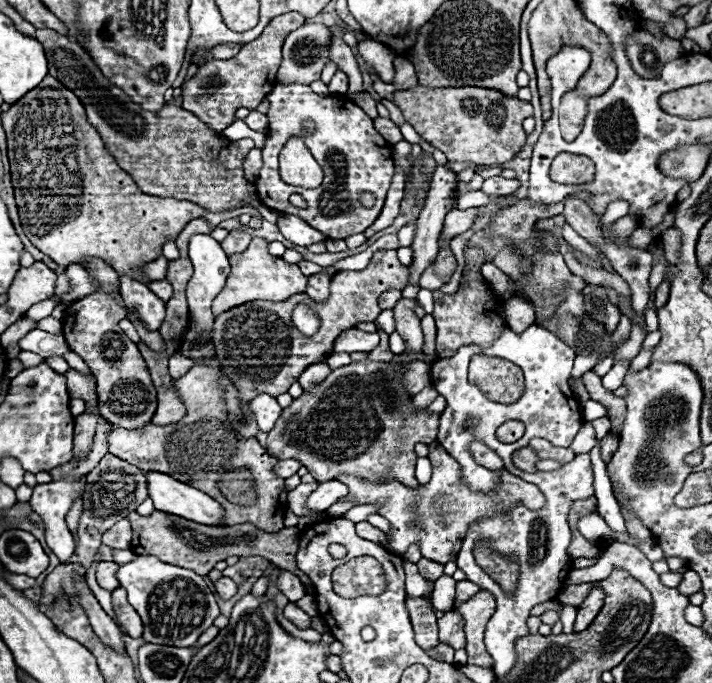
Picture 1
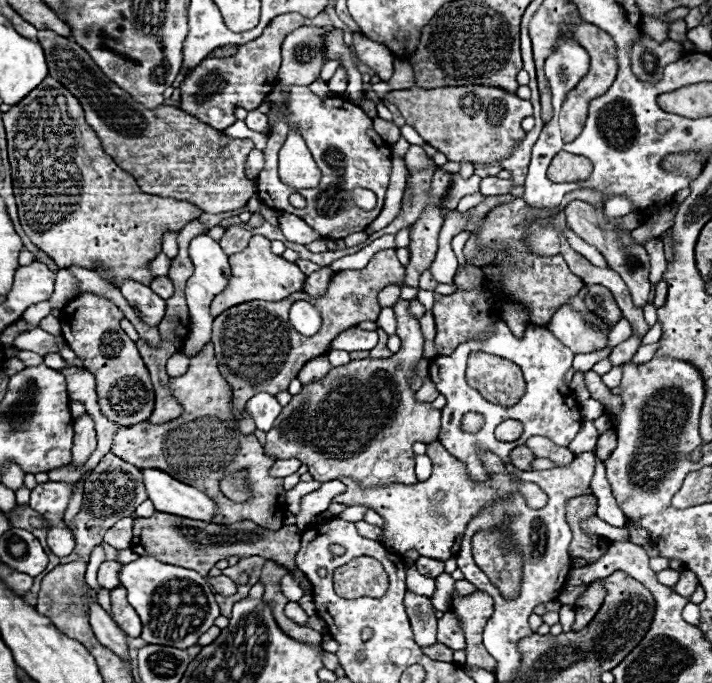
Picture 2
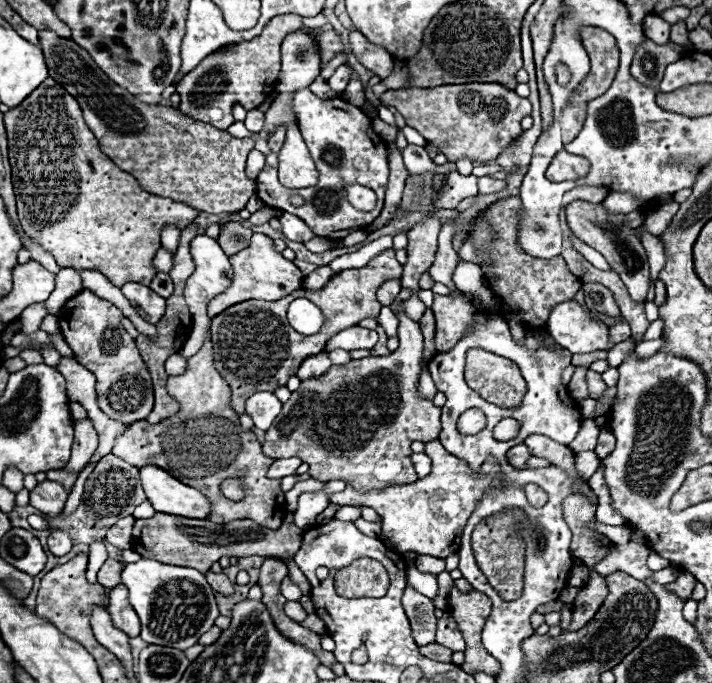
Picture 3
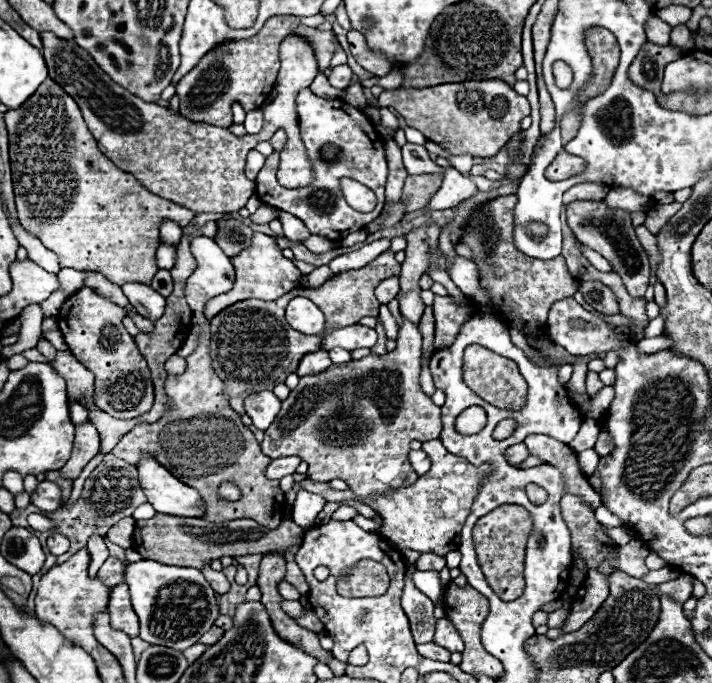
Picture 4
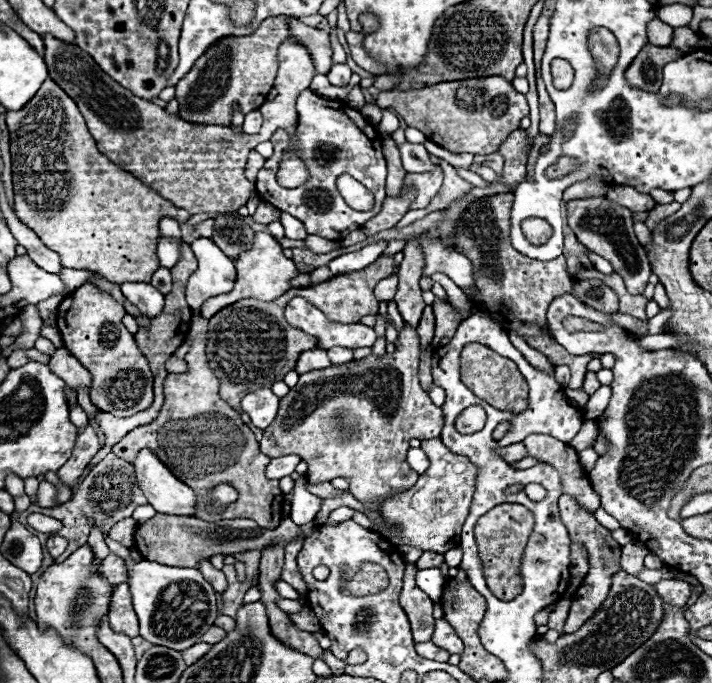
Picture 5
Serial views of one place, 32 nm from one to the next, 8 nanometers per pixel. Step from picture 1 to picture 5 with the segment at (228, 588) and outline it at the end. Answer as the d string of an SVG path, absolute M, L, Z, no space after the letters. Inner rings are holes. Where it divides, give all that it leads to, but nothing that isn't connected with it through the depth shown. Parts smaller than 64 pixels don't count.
M202 560L200 572L206 576L206 580L210 580L210 584L214 586L216 592L222 594L228 588L228 582L226 582L226 576L222 574L222 570L216 570L208 560Z

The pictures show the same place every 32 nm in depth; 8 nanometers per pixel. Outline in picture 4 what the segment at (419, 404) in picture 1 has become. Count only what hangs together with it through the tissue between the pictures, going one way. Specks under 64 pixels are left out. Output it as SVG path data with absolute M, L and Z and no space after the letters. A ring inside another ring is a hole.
M422 358L422 372L420 372L420 386L422 386L422 392L426 396L432 396L434 394L434 384L432 384L432 376L430 376L430 370L428 370L428 358Z

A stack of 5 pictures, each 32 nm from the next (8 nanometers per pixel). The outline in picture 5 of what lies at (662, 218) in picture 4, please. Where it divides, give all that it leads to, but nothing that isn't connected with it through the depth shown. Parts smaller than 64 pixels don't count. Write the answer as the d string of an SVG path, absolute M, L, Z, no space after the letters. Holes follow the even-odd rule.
M670 202L670 204L656 204L650 212L648 212L648 218L646 218L646 226L650 228L650 230L656 230L656 226L660 224L660 222L664 222L668 216L672 216L674 212L678 212L680 210L680 204L678 202Z

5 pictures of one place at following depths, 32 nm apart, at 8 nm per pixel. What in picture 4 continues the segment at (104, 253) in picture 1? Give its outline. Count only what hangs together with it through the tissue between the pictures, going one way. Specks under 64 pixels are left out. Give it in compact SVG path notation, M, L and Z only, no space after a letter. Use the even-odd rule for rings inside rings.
M46 78L20 108L8 110L4 122L10 138L12 180L20 224L58 256L62 268L102 272L116 286L126 282L150 284L158 272L156 250L160 244L160 224L172 220L184 228L192 222L196 212L148 192L132 174L114 166L98 150L76 100L50 78Z

